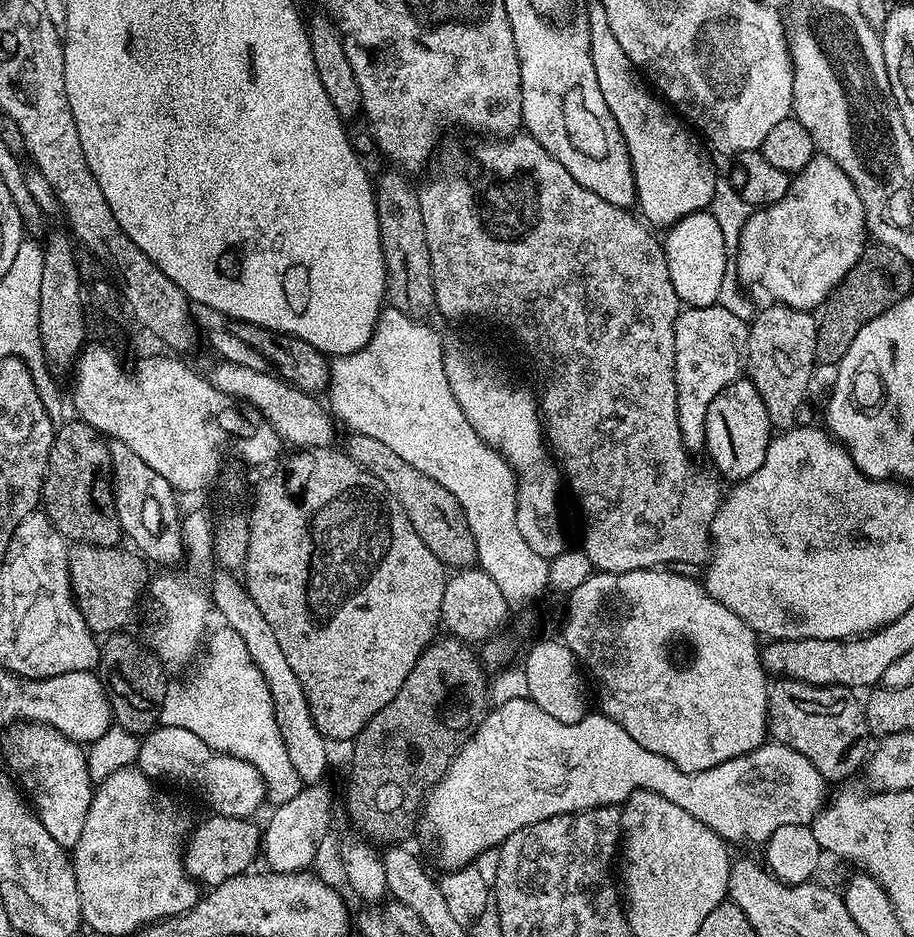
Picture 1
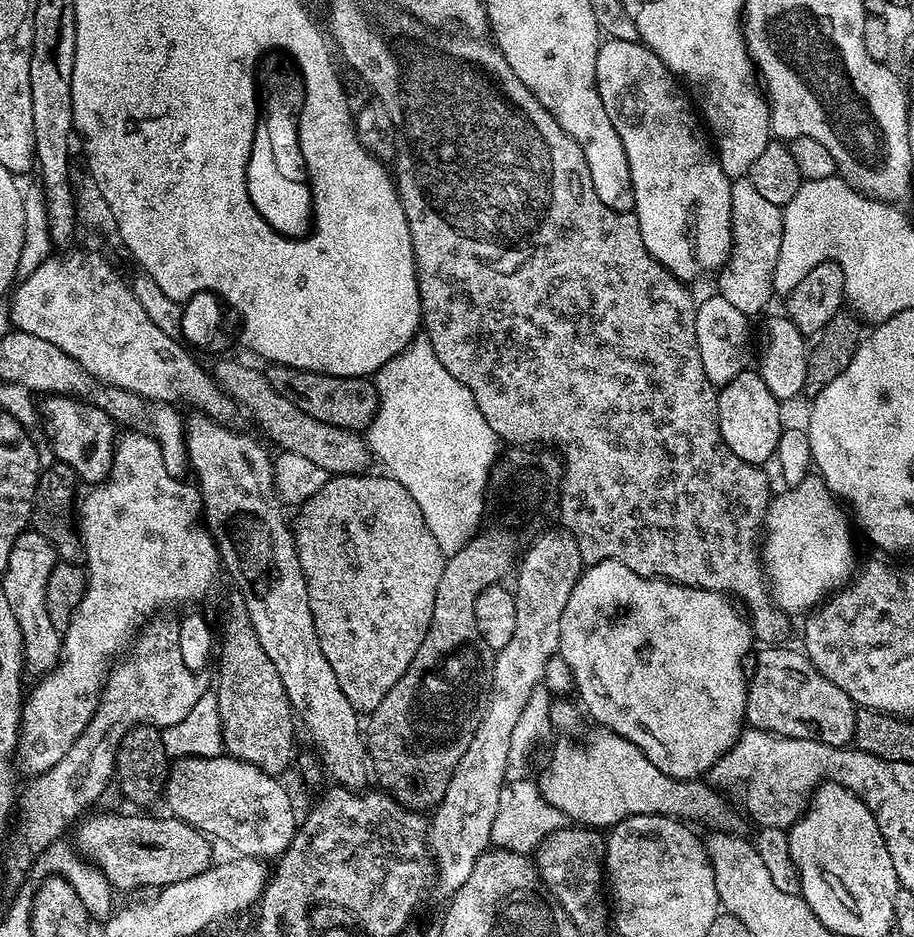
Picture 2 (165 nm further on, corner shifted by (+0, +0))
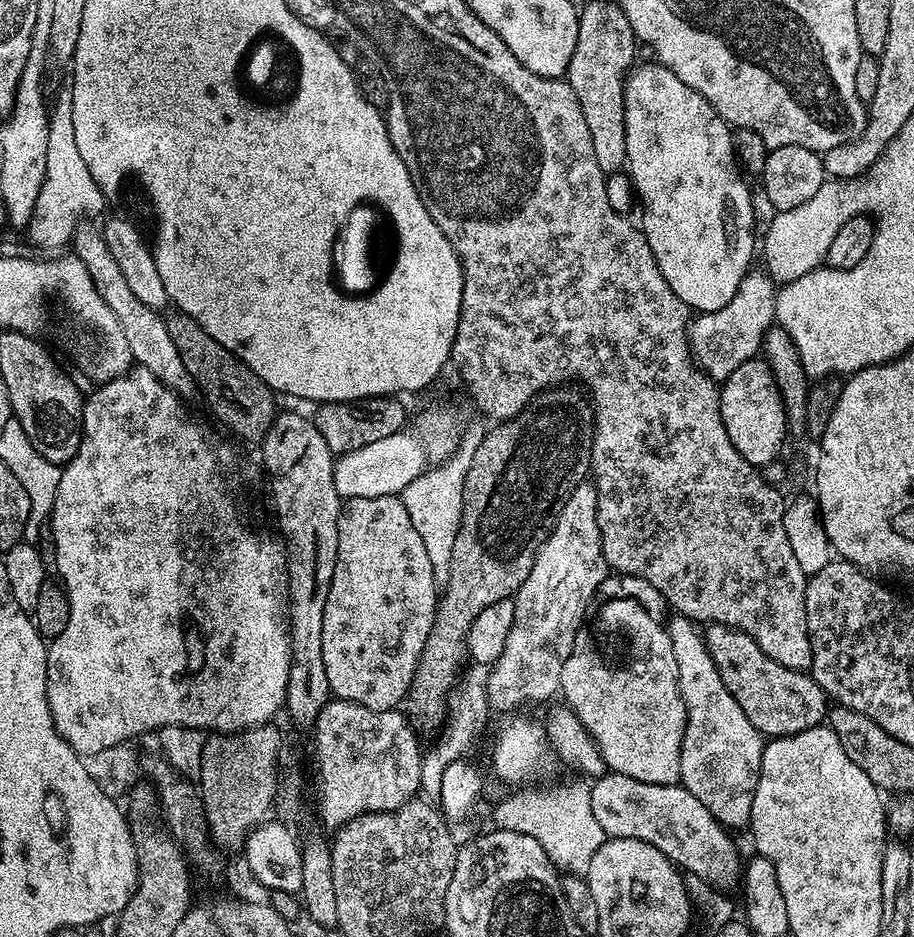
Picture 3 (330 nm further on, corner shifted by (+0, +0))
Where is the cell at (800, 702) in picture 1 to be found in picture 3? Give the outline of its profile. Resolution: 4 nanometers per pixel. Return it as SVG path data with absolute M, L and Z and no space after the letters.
M709 624L703 629L702 635L710 658L718 670L726 690L730 690L730 694L734 694L734 702L738 702L738 706L742 706L742 714L746 714L746 718L750 718L750 722L759 730L761 736L765 738L793 736L802 730L821 727L825 723L830 711L830 701L807 671L790 670L786 666L774 662L774 658L767 656L758 646L758 642L754 642L754 638L738 631L737 628Z

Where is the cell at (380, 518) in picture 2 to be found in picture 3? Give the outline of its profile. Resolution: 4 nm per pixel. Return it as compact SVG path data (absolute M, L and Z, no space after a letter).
M400 496L354 498L347 501L340 513L337 530L338 562L334 566L334 578L330 582L330 595L326 597L326 614L322 614L322 662L326 665L326 682L330 682L332 696L337 700L349 700L358 706L366 706L366 710L379 712L399 709L405 703L414 678L414 670L426 646L426 638L430 638L430 630L434 626L438 603L438 585L434 578L434 566L430 566L426 546L422 546L422 538L418 536L418 530L414 530L414 522L410 522L410 514Z

